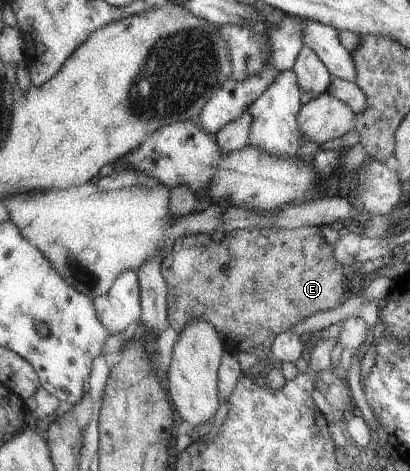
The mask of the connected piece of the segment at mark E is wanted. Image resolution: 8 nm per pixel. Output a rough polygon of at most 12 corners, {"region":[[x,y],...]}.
{"region":[[320,226],[187,235],[161,263],[168,323],[270,357],[342,304]]}

